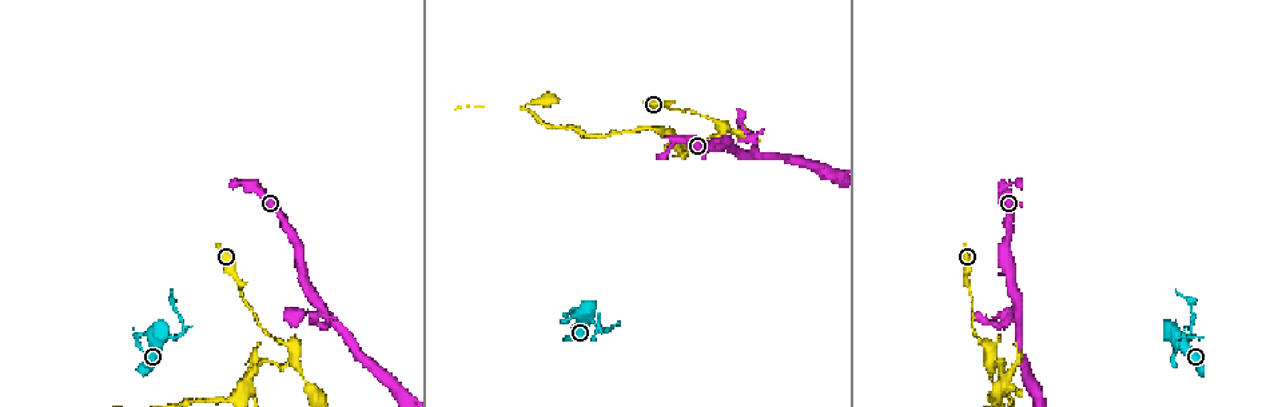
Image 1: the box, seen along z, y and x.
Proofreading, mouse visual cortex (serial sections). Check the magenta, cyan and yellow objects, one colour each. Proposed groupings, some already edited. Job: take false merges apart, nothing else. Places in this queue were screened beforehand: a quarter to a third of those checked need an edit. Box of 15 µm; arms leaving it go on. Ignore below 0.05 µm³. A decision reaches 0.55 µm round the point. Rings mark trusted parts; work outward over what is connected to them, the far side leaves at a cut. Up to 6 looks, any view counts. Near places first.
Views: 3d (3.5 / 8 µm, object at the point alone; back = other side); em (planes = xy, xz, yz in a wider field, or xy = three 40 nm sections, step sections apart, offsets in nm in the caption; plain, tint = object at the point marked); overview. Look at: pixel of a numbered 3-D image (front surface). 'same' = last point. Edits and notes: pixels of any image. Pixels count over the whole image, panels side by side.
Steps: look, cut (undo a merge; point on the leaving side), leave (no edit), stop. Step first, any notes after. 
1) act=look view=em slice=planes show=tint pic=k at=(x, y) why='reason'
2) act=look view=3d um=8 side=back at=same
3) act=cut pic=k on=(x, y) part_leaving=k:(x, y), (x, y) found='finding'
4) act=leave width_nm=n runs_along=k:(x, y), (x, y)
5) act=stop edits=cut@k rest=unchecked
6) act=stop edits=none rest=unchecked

act=look view=3d um=3.5 pic=1 at=(150, 334) why='abrupt turn'

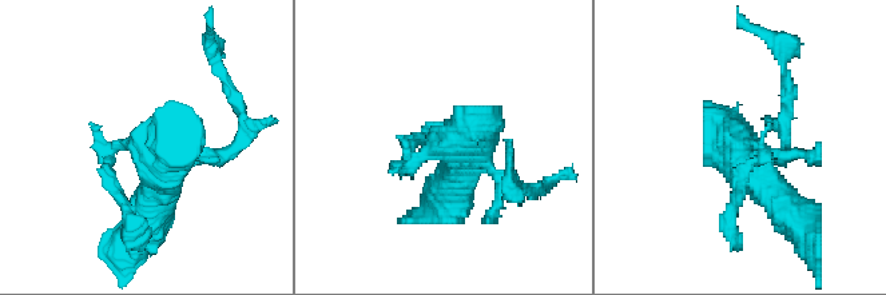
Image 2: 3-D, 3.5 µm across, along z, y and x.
act=look view=em slice=planes show=tint pic=2 at=(143, 148) why='now the EM'

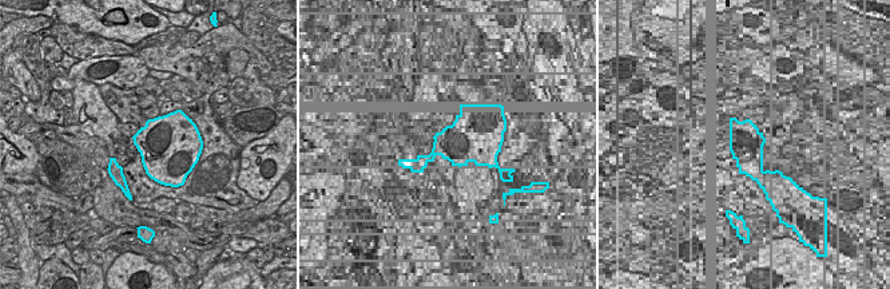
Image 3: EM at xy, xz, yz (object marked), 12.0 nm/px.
act=leave runs_along=2:(451, 188), (463, 144), (409, 164), (413, 144) found='one cell here'

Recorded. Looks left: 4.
act=look view=3d um=3.5 pic=1 at=(720, 130) why='a fork'

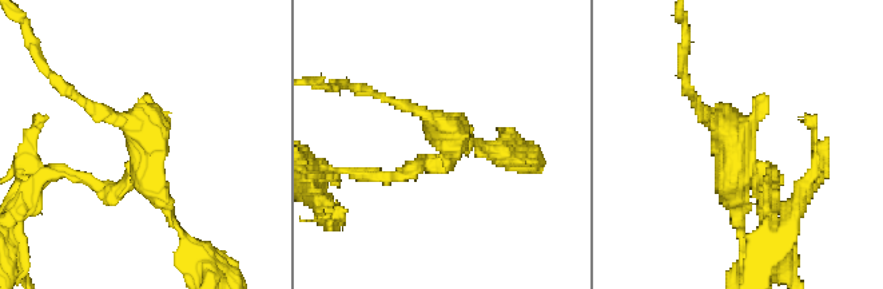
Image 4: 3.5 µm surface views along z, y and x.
act=look view=em slice=planes show=tint pic=4 at=(444, 140) why='shape alone is not enough'

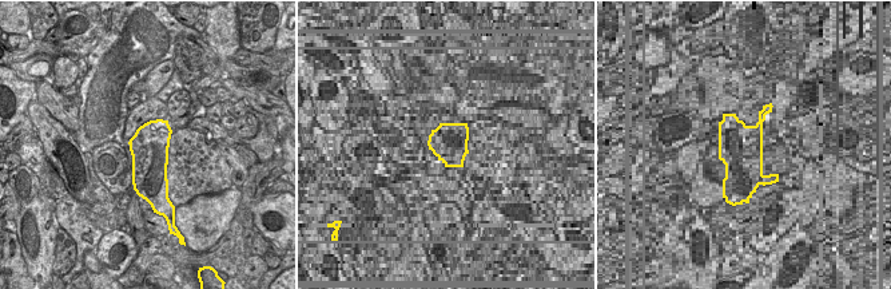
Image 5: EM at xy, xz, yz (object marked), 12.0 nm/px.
act=look view=em slice=xy step=5 show=tint at=same

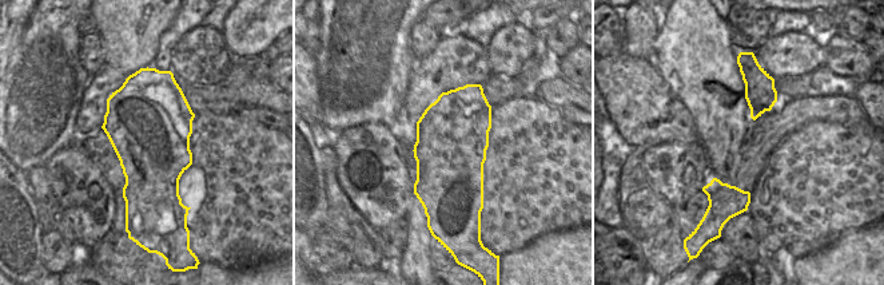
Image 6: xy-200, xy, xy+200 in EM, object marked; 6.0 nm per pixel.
act=cut pic=4 on=(401, 173) found='a second cell is stuck on'

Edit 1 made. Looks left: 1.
act=stop edits=cut@4 rest=unchecked

